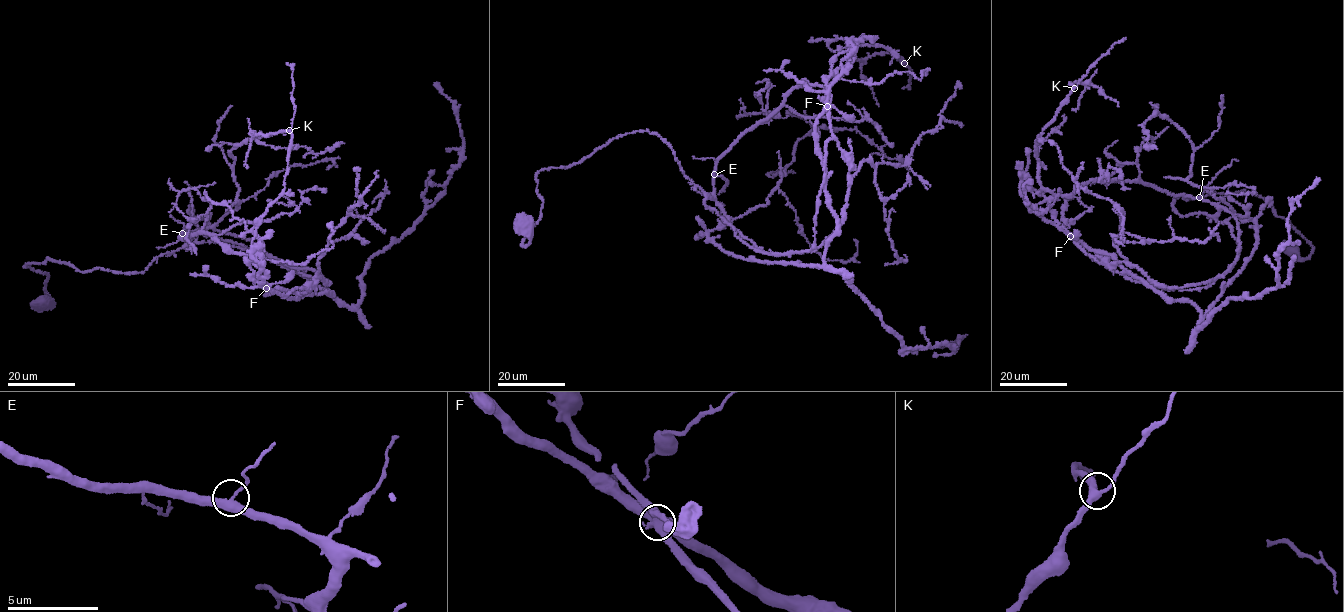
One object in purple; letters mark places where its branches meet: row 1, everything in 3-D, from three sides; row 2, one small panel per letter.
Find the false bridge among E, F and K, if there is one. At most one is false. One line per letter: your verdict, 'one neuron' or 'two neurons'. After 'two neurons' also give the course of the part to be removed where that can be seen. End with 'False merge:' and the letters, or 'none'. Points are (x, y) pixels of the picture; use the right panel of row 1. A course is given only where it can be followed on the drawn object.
E: one neuron
F: two neurons; foreign part runs (1071, 236), (1115, 255), (1165, 297), (1190, 301), (1197, 330), (1227, 300), (1278, 285), (1292, 203), (1318, 177)
K: one neuron
False merge: F

